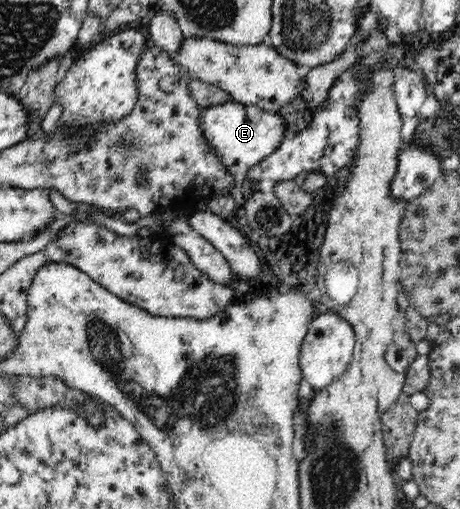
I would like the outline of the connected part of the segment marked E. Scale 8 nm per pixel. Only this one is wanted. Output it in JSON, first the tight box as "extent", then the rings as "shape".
{"extent":[201,101,286,186],"shape":[[[233,101],[204,108],[201,128],[207,142],[219,155],[228,173],[235,177],[238,186],[246,179],[250,169],[273,154],[286,137],[286,120],[280,114]]]}

